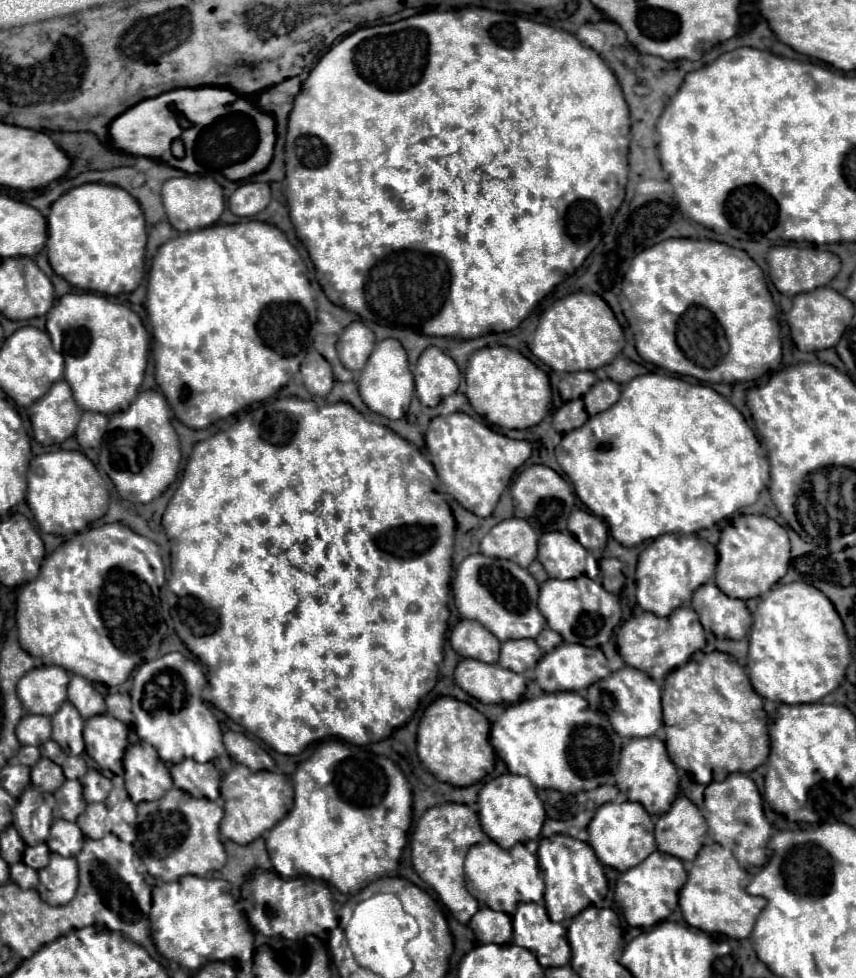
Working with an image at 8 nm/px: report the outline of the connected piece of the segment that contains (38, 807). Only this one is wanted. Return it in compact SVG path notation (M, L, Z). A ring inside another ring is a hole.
M33 786L25 790L19 804L13 808L13 826L27 846L41 844L49 838L49 826L53 822L51 810L41 790Z

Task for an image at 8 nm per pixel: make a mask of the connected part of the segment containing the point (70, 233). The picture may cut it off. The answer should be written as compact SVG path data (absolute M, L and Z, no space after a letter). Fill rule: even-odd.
M83 184L65 192L51 206L51 212L47 216L47 230L49 240L46 242L46 251L49 264L53 272L65 278L71 286L107 296L117 296L123 292L129 294L139 286L145 272L145 218L137 200L123 188L111 184Z

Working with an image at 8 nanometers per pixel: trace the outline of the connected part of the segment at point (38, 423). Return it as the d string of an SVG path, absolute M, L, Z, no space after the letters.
M65 380L53 384L49 392L29 408L33 438L45 446L61 444L75 434L81 408L75 404Z

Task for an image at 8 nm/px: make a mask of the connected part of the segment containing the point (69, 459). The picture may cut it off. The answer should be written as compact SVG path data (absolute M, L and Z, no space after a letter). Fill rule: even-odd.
M55 450L35 456L29 464L27 482L27 504L41 532L59 536L77 534L107 512L109 492L105 488L105 482L93 462L81 452Z

